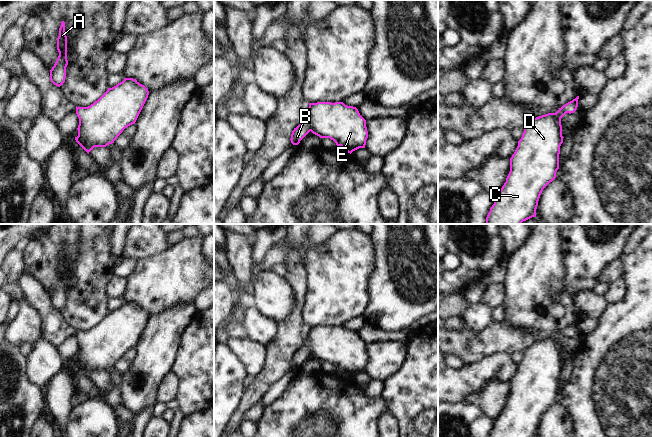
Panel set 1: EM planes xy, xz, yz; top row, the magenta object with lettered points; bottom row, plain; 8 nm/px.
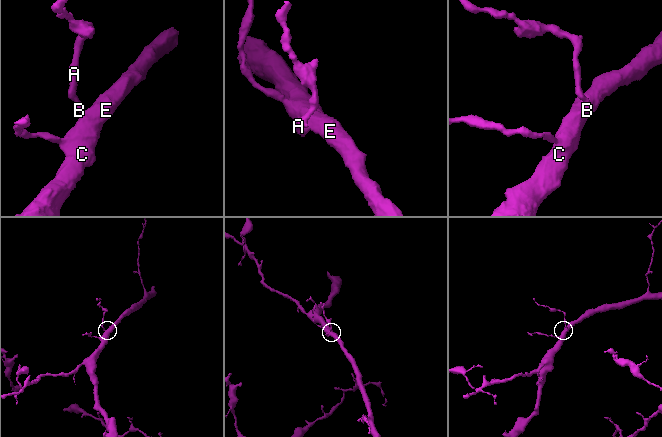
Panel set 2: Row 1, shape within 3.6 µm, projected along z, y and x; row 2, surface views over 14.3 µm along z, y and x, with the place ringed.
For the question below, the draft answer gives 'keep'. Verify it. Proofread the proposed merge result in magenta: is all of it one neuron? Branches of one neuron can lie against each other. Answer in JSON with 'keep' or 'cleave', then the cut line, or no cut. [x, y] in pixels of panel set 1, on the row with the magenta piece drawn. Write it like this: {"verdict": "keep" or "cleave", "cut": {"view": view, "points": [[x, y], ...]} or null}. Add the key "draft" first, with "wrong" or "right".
{"draft": "right", "verdict": "keep", "cut": null}

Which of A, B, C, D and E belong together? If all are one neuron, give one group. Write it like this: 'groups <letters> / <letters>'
groups A B C D E

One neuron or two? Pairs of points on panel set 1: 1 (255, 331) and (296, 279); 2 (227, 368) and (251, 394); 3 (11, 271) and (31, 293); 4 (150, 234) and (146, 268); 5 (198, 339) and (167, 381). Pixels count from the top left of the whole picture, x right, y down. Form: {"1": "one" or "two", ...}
{"1": "two", "2": "two", "3": "two", "4": "two", "5": "two"}

